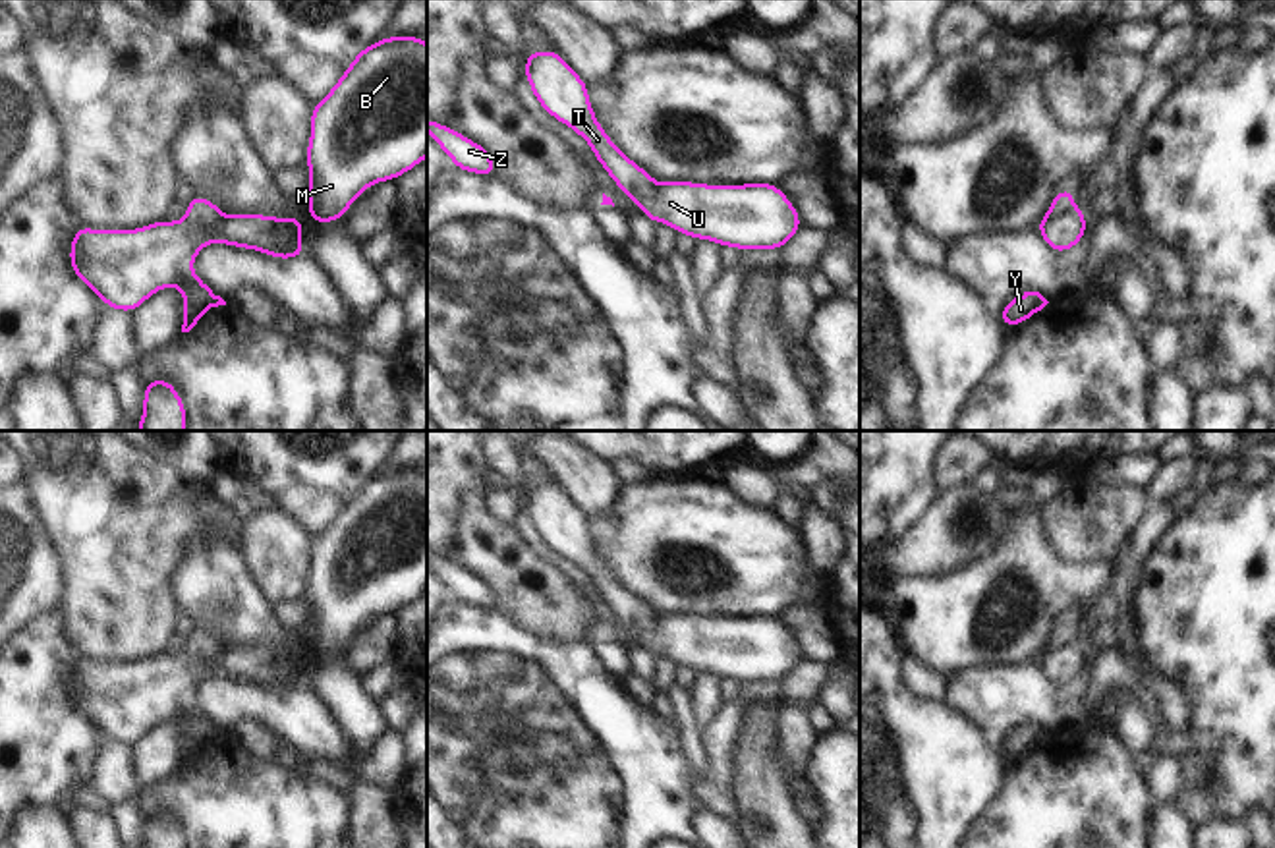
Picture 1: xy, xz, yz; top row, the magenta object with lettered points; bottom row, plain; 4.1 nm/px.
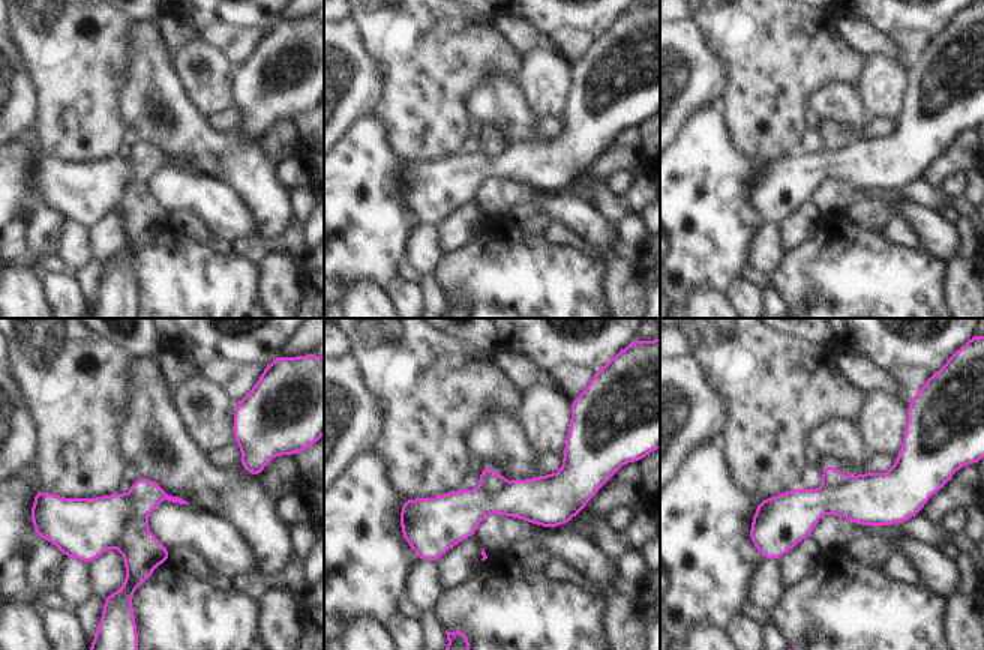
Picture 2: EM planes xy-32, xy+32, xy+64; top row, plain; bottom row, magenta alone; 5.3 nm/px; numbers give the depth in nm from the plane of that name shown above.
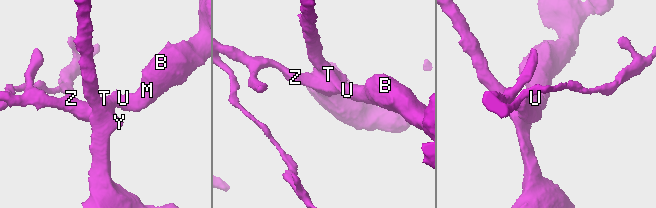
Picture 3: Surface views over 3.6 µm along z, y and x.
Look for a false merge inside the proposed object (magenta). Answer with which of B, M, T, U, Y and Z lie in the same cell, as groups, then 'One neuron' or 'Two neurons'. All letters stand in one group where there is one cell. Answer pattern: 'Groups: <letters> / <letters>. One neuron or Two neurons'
Groups: B M U Z / T Y. Two neurons

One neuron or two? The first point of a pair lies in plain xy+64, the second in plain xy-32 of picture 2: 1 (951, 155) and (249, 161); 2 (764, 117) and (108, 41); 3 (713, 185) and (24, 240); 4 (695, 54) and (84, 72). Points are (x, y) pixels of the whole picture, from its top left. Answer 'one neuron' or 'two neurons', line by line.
1: two neurons
2: one neuron
3: one neuron
4: two neurons

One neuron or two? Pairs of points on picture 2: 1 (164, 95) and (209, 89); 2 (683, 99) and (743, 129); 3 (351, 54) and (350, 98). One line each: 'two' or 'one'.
1: two
2: two
3: one

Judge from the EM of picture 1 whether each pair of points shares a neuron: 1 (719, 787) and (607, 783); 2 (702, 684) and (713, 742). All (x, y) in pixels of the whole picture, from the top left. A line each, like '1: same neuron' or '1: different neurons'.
1: different neurons
2: different neurons

